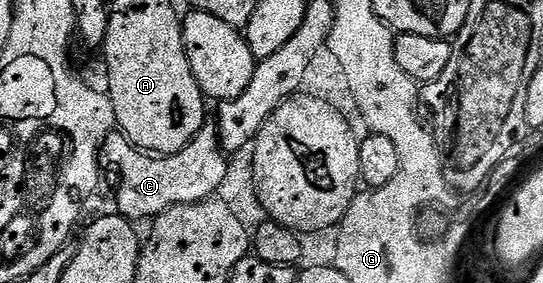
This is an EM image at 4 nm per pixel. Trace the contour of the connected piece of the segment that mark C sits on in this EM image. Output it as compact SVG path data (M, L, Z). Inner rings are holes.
M205 121L196 136L176 155L153 155L141 151L119 129L113 129L107 135L100 153L103 162L107 166L109 163L120 178L116 187L115 210L129 221L152 221L171 207L203 203L205 199L213 198L230 170L229 156L220 143L217 124L212 121Z

